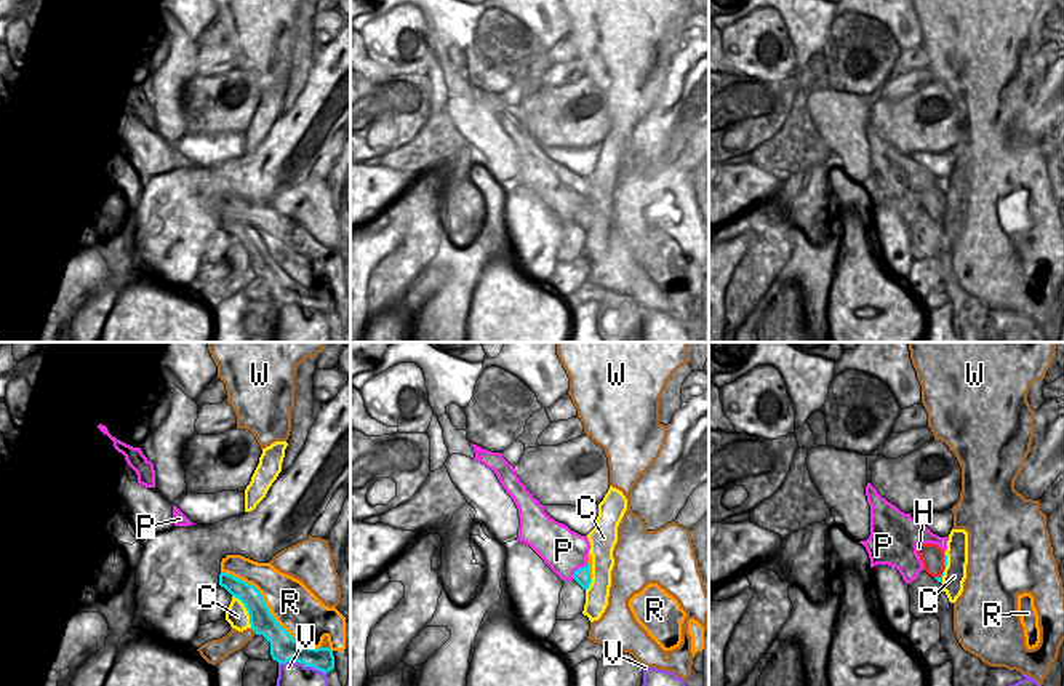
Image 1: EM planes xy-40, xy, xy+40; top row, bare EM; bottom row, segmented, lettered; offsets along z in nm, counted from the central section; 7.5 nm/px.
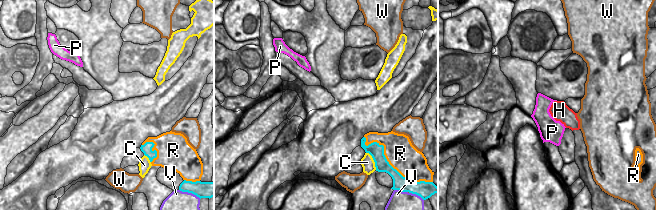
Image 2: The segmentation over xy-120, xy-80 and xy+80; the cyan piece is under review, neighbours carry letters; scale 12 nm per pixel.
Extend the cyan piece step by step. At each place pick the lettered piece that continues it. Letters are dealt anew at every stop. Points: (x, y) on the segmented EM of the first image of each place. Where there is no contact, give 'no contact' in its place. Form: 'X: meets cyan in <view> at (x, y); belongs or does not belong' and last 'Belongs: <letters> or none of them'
C: meets cyan in xy-40 at (247, 610); does not belong
H: meets cyan in xy+40 at (944, 560); belongs
P: meets cyan in xy at (578, 570); does not belong
R: meets cyan in xy-40 at (268, 608); does not belong
V: meets cyan in xy-40 at (311, 666); does not belong
W: meets cyan in xy-40 at (253, 630); does not belong
Belongs: H

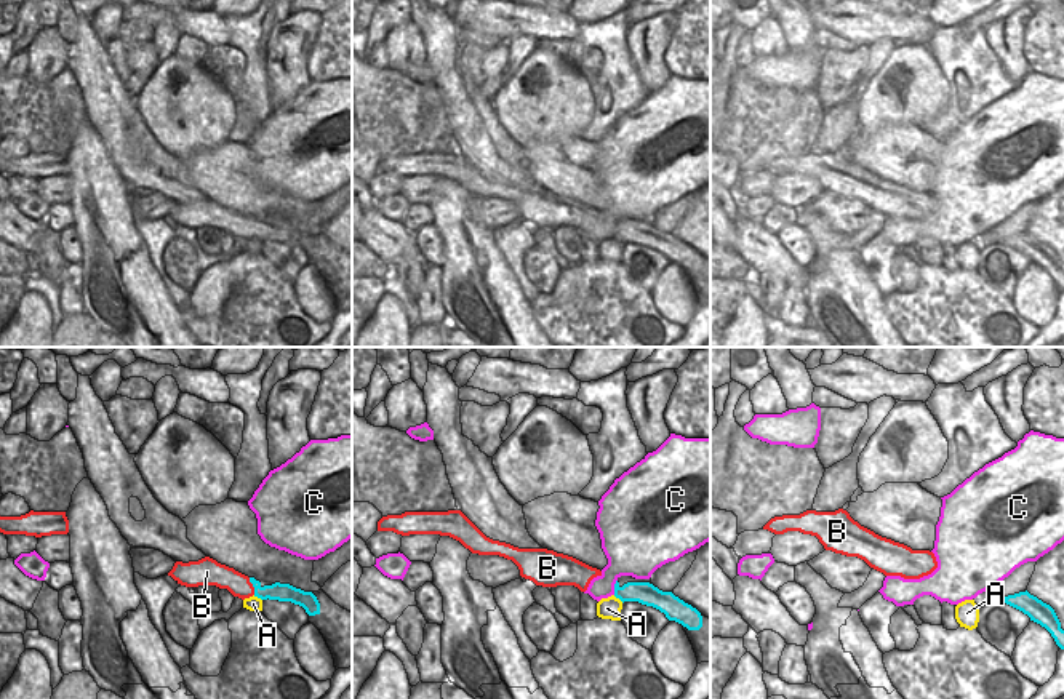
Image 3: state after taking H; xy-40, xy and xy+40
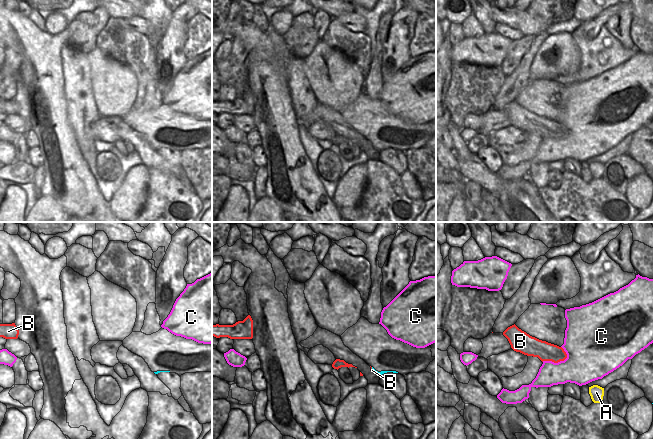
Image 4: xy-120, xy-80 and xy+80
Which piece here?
A: meets cyan in xy at (618, 597); does not belong
B: meets cyan in xy-40 at (253, 586); belongs
C: meets cyan in xy at (615, 587); does not belong
Belongs: B

